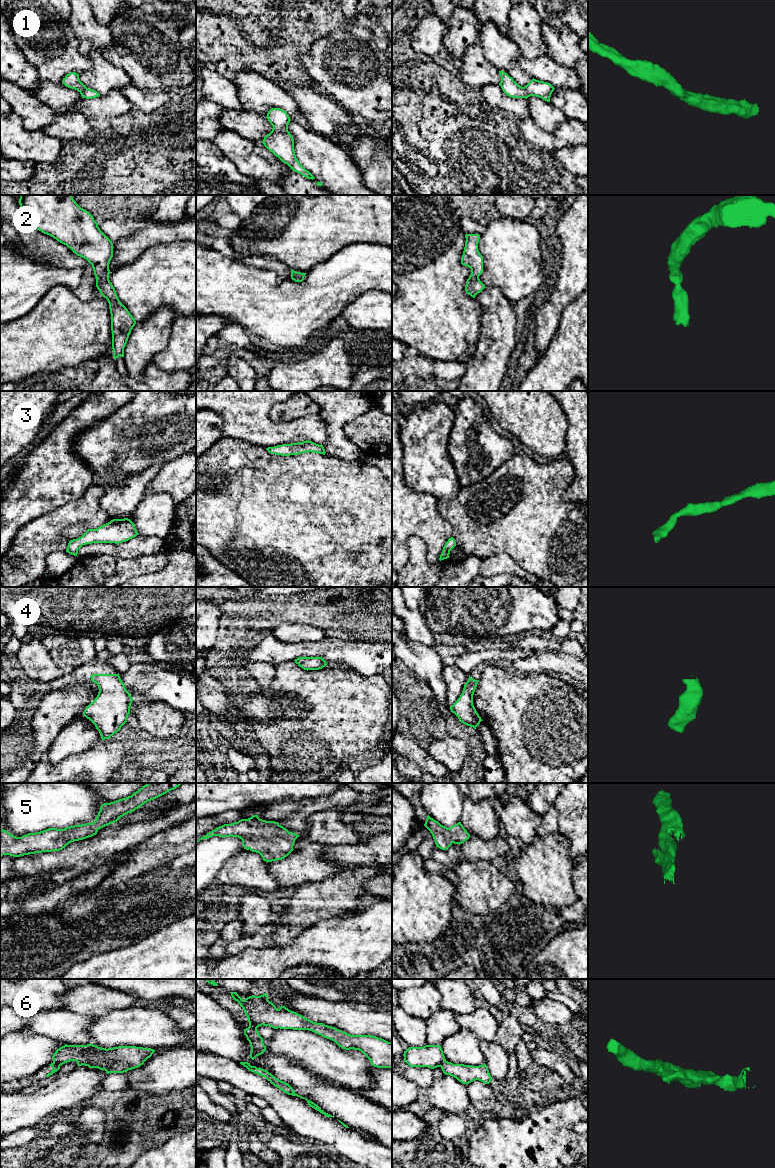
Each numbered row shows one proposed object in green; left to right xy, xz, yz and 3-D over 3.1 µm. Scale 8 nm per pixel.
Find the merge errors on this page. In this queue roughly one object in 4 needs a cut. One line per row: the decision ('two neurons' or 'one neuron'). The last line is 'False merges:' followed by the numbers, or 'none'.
1: one neuron
2: one neuron
3: one neuron
4: one neuron
5: one neuron
6: two neurons
False merges: 6

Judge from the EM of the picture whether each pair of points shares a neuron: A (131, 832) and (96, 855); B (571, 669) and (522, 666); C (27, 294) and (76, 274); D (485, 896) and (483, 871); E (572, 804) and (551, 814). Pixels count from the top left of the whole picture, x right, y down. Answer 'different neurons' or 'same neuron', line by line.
A: same neuron
B: same neuron
C: same neuron
D: same neuron
E: different neurons

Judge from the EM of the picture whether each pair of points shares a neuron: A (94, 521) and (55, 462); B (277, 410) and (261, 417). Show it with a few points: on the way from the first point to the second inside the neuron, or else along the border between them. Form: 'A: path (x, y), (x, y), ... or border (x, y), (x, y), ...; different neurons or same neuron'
A: border (92, 483), (78, 498), (68, 501), (58, 508); different neurons
B: border (271, 407), (270, 418), (273, 421), (292, 420); different neurons

